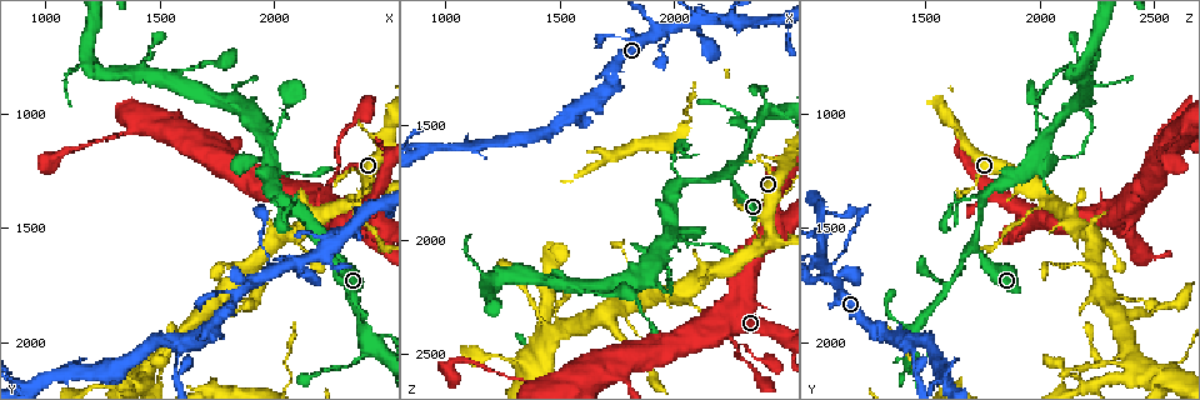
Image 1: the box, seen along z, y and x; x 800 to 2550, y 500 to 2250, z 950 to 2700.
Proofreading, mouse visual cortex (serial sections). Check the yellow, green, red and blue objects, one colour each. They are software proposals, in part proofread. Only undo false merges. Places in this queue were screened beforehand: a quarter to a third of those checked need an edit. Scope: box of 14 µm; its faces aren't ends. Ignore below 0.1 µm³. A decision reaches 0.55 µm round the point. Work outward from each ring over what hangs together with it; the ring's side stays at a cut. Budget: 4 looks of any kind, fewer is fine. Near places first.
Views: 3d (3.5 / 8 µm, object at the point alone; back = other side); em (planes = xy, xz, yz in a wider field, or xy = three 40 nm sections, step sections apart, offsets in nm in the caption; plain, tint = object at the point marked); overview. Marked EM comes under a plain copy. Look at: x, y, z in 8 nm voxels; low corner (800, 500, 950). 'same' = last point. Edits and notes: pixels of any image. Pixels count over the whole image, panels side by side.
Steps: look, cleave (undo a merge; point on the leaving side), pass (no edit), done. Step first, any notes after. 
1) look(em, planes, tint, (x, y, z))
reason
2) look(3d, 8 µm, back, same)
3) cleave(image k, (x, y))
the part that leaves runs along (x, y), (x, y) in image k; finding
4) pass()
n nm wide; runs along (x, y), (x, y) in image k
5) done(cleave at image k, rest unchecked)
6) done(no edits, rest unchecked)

look(3d, 3.5 µm, (2270, 1270, 2460))
three-way junction

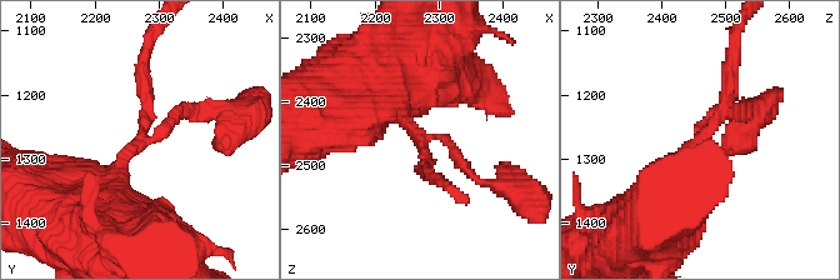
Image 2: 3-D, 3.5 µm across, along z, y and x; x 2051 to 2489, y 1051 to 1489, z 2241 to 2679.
look(em, xy, step 3, tint, (2270, 1275, 2465))
3 arms; arms of 150, 200, 350 nm

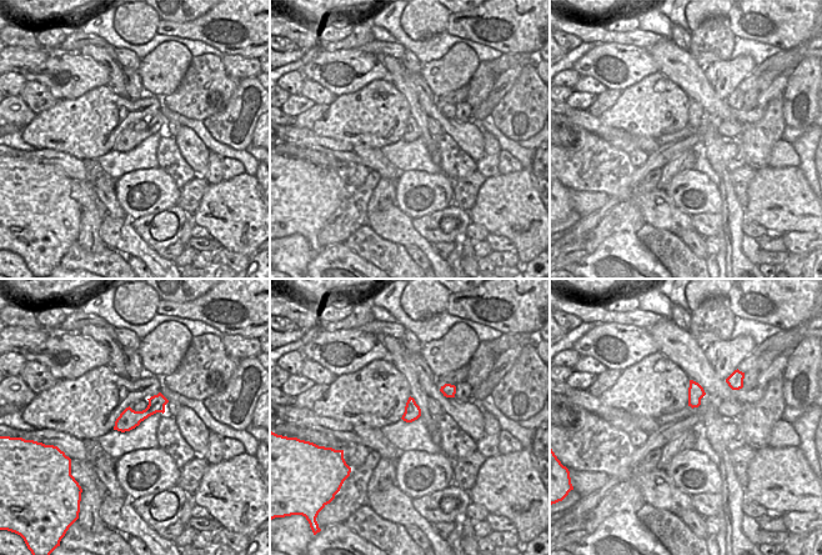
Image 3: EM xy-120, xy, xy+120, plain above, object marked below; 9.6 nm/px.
pass()
160 nm wide; runs along (656, 201), (718, 121), (733, 68) in image 2; continuous, no second cell

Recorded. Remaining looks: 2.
look(3d, 3.5 µm, (2230, 1590, 1720))
a fork

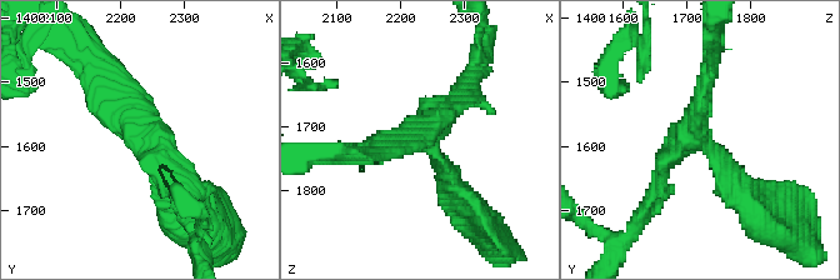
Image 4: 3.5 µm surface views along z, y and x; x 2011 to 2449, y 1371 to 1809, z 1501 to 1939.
look(em, xy, step 3, tint, (2235, 1585, 1715))
3 arms; arms of 250, 250, 250 nm; now the EM

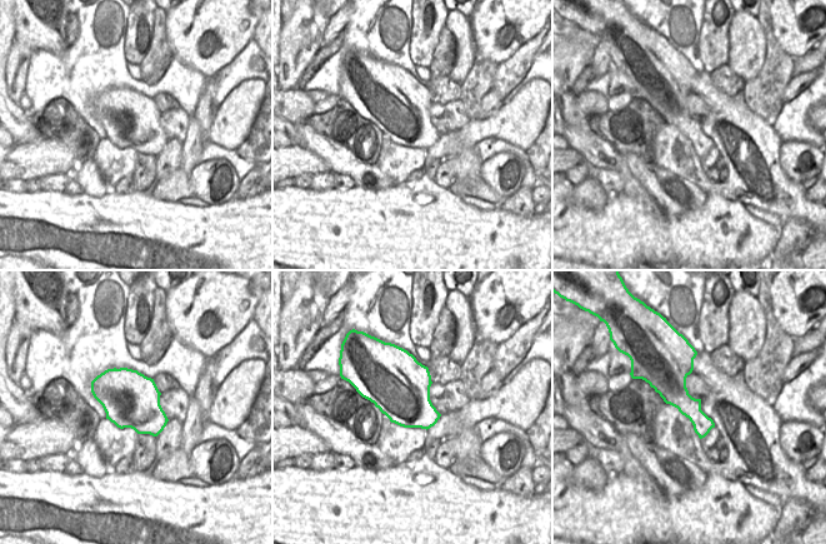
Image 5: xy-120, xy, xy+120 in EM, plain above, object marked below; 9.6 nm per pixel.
pass()
runs along (168, 196), (155, 150), (94, 70) in image 4; continuous, no second cell

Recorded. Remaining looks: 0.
done(no edits, rest unchecked)

